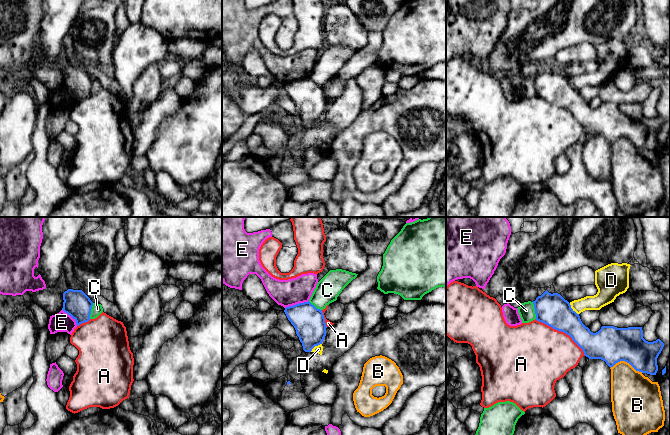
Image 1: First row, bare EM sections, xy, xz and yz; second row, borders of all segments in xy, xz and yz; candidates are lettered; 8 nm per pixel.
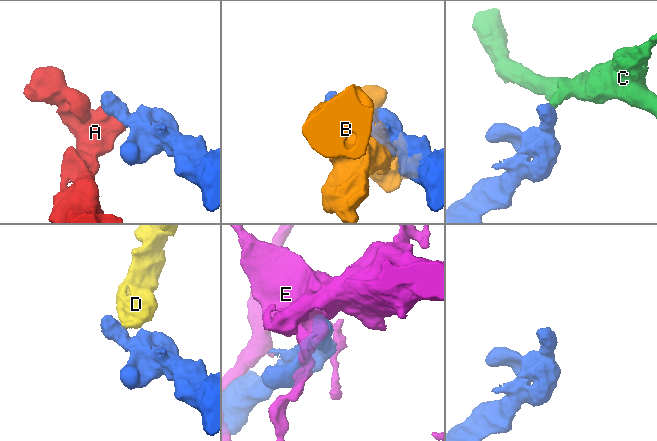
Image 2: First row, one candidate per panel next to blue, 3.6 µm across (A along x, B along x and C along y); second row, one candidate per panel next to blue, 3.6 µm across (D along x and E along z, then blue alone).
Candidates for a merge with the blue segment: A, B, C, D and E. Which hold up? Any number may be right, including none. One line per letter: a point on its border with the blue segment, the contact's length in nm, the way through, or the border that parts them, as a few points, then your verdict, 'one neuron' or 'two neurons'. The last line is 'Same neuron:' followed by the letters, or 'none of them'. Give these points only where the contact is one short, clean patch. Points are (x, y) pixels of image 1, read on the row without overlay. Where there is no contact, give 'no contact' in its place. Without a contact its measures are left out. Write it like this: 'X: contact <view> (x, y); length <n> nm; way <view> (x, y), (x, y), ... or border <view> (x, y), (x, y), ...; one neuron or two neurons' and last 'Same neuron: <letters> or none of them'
A: contact yz (562, 107); length 500 nm; two neurons
B: contact yz (626, 137); length 260 nm; two neurons
C: contact yz (535, 86); length 140 nm; border yz (532, 78), (536, 94); two neurons
D: contact yz (572, 85); length 120 nm; border yz (569, 79), (578, 90); two neurons
E: contact xz (296, 80); length 200 nm; two neurons
Same neuron: none of them

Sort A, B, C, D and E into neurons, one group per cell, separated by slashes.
A / B / C / D / E

